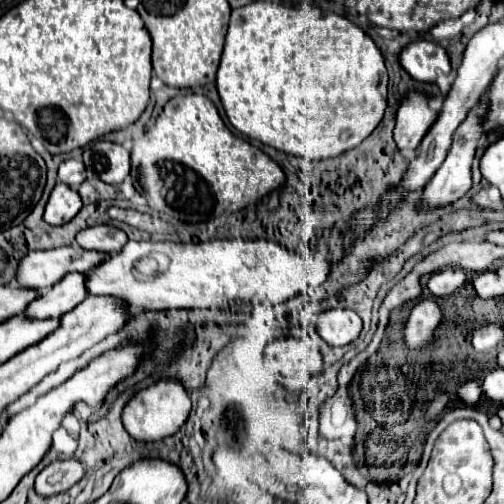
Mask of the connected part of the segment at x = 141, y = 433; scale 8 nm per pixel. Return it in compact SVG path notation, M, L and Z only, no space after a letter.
M160 380L158 384L138 392L128 406L122 412L122 422L126 432L130 432L130 436L134 436L134 440L142 440L142 442L156 442L156 440L164 440L168 436L174 436L182 424L188 418L190 412L190 396L184 390L184 386L176 380Z

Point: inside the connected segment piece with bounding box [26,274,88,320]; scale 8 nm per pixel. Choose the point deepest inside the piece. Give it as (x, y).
(71, 290)

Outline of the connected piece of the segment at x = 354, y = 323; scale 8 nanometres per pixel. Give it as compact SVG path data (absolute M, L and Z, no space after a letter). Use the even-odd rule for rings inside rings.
M328 310L316 316L316 330L328 346L346 346L360 336L362 320L352 310Z

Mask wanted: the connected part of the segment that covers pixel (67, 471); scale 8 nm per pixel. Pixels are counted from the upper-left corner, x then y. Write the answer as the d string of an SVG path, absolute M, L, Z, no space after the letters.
M58 460L46 466L36 478L36 492L44 498L56 496L58 492L66 492L78 480L82 480L84 468L78 460Z

